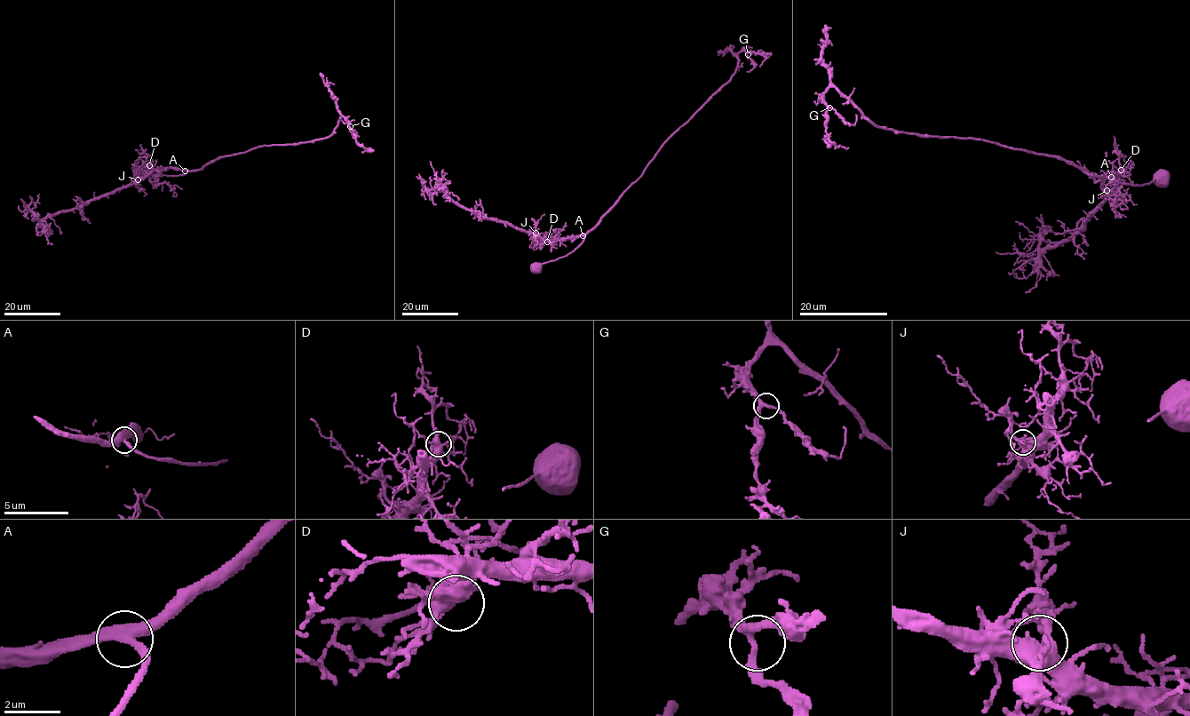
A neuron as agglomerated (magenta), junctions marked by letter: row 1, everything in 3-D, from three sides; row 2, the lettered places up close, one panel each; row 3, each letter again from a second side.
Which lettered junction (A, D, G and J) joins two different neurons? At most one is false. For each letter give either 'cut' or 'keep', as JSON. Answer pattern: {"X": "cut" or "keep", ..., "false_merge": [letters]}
{"A": "keep", "D": "keep", "G": "keep", "J": "keep", "false_merge": []}

